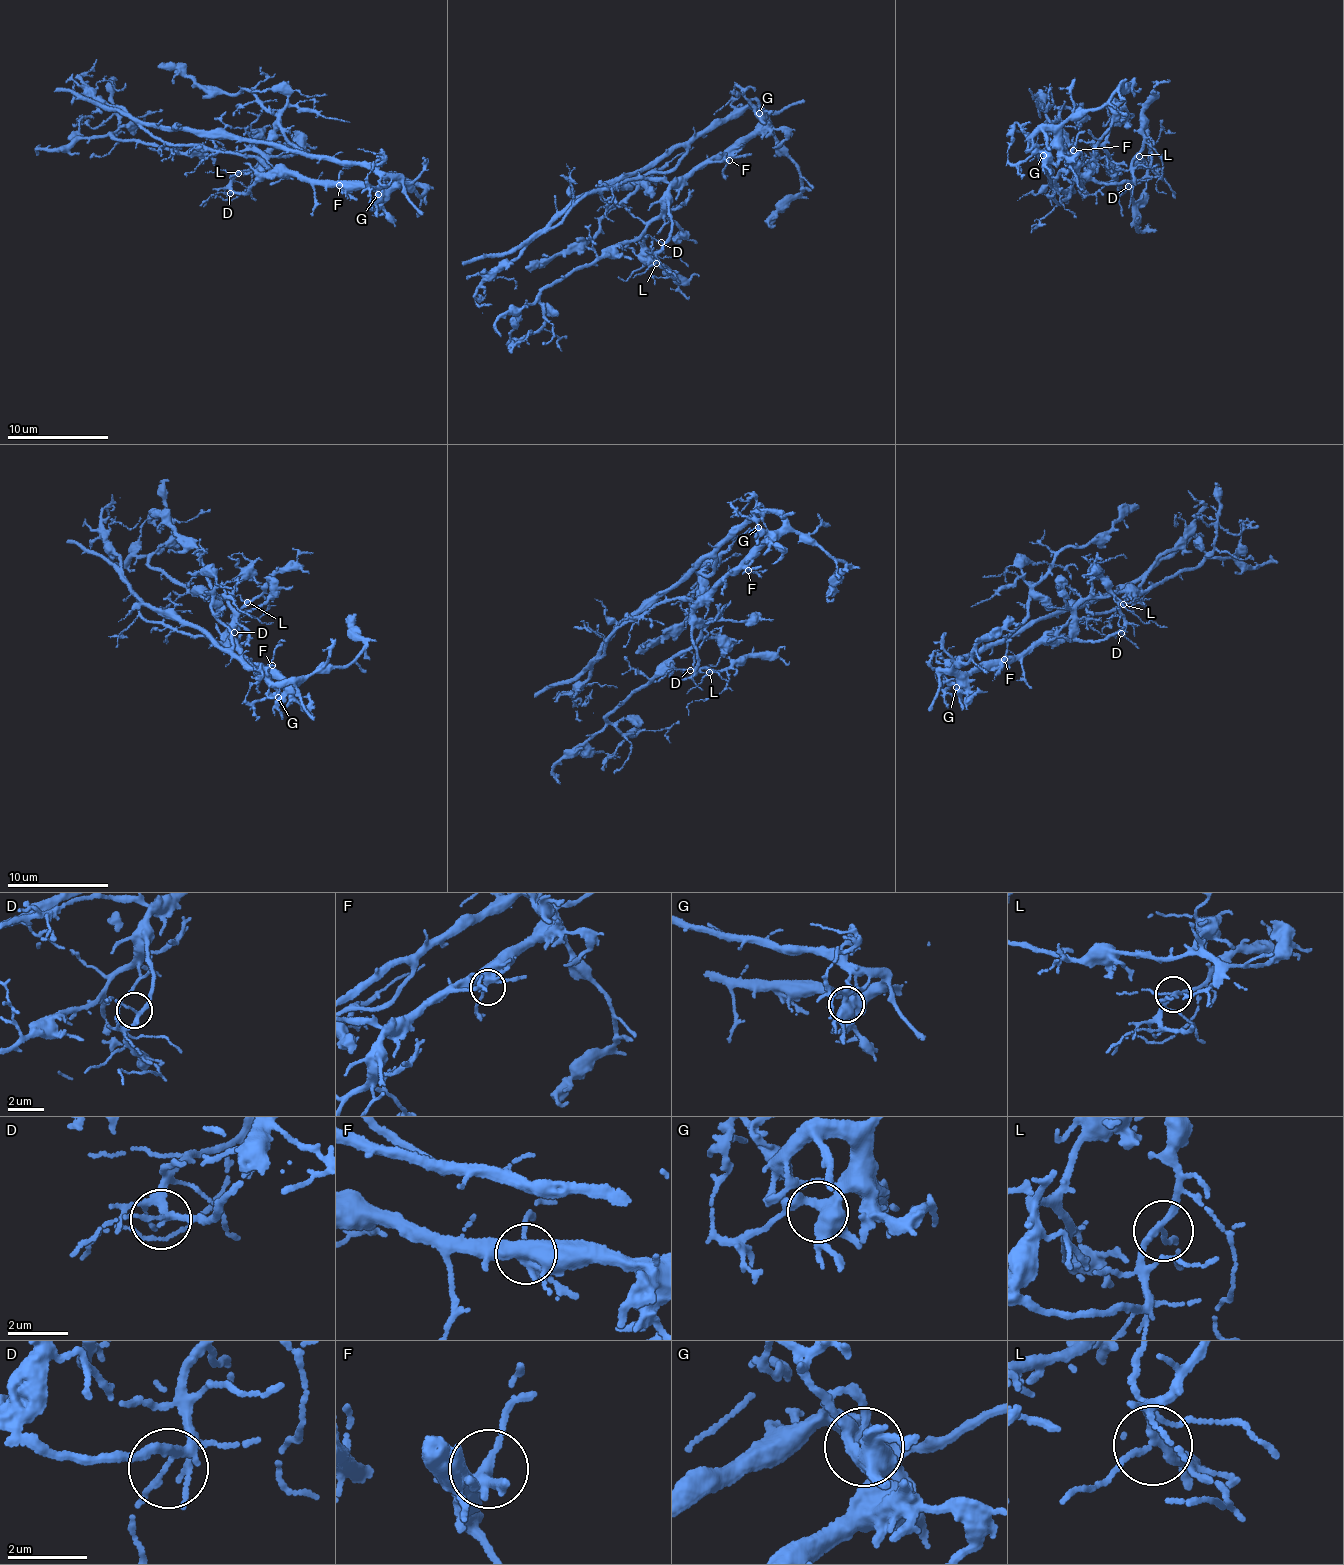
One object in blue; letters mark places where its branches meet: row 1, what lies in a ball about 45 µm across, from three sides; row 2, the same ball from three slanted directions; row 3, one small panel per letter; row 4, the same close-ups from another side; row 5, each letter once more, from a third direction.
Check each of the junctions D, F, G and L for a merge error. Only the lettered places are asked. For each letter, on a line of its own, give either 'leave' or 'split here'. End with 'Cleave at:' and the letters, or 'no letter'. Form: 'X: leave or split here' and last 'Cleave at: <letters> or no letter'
D: leave
F: leave
G: leave
L: leave
Cleave at: no letter

